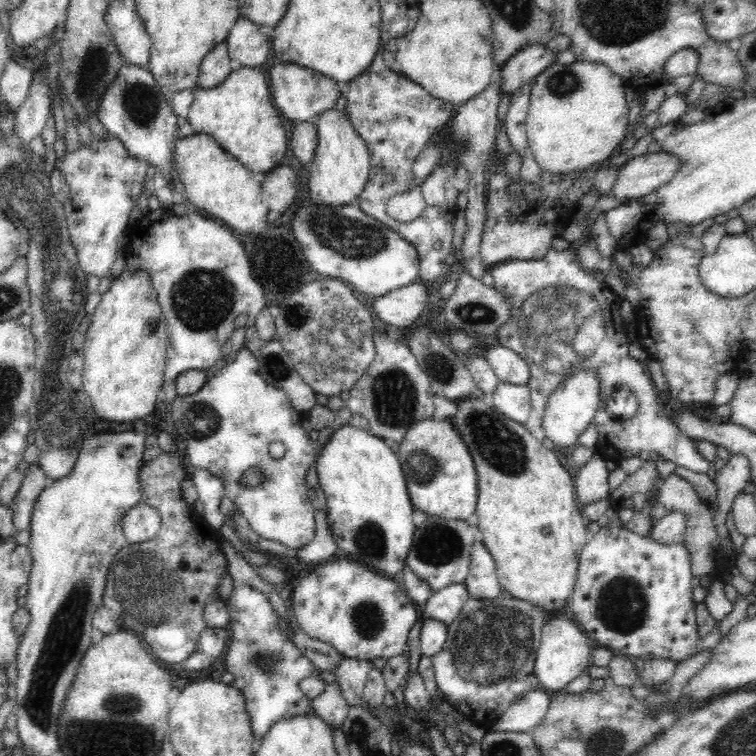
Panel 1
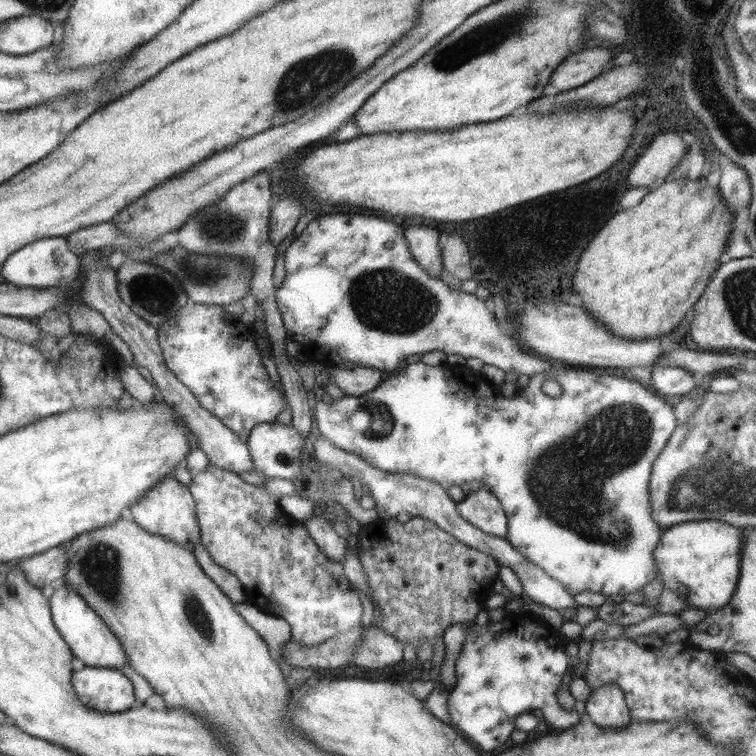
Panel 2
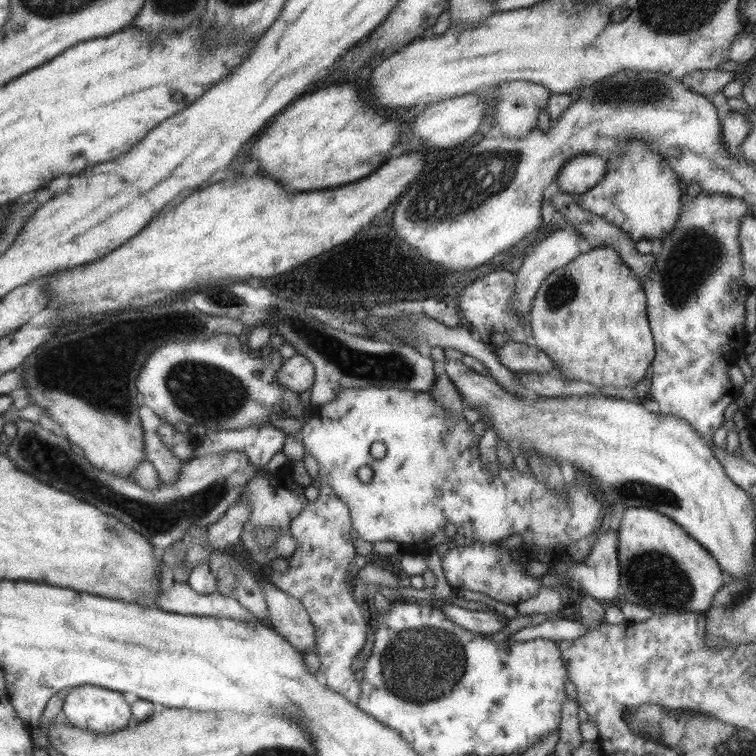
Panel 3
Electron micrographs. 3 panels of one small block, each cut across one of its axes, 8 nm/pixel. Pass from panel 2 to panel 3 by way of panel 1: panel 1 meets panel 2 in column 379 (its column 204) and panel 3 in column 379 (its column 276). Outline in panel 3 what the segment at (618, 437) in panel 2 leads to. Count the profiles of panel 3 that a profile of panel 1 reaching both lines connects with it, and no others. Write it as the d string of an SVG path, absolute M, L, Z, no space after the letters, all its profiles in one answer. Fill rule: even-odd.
M378 387L345 388L331 402L313 408L293 438L304 446L307 456L319 465L319 482L329 485L339 500L348 506L352 531L365 542L393 541L401 544L437 546L449 541L451 545L466 545L473 541L499 542L518 534L522 542L533 542L549 550L553 563L576 541L600 530L604 504L595 493L587 476L576 476L566 485L568 494L560 498L552 488L539 482L531 473L519 473L515 466L506 469L496 461L498 474L490 477L483 472L473 428L465 418L452 416L435 405L431 394L415 390L383 389ZM450 418L450 421L449 421ZM381 441L386 446L383 458L371 458L370 446ZM361 466L371 469L369 482L361 482L356 471ZM447 531L455 534L447 536Z

